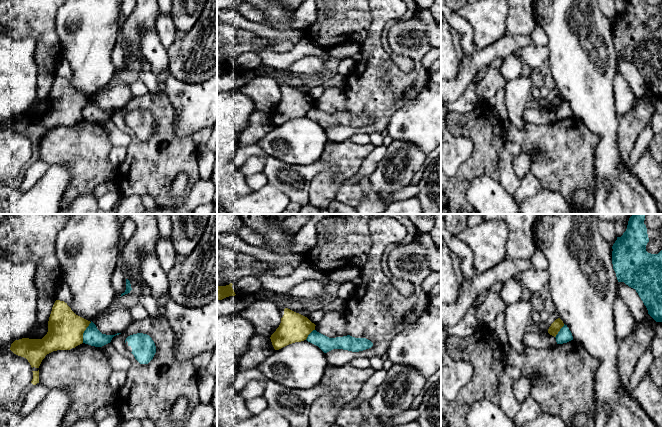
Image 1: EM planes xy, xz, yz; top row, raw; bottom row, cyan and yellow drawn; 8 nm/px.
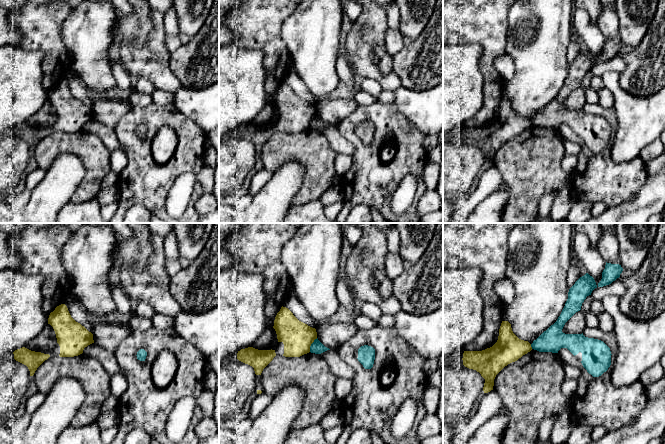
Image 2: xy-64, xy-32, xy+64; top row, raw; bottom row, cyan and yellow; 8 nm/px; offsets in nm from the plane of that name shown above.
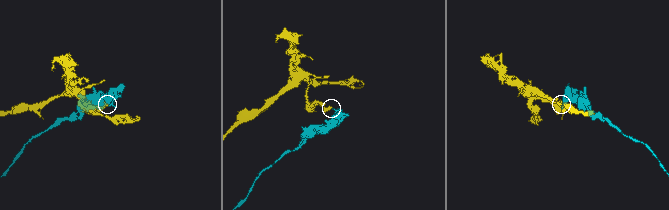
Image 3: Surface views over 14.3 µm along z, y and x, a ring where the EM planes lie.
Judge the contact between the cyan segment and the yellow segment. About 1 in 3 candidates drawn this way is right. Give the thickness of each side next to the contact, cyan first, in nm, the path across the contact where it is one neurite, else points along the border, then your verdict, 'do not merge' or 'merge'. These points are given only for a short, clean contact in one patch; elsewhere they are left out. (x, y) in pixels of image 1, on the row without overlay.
150/280 nm | along xy (91, 98), (83, 109), (82, 118) | do not merge

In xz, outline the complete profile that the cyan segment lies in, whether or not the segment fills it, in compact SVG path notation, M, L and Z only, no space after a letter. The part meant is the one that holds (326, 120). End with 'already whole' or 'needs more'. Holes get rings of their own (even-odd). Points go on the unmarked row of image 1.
M313 106L306 115L308 118L318 122L324 129L333 125L343 125L352 128L359 128L369 125L373 119L366 114L355 114L350 111L336 114L329 114L316 106Z; already whole

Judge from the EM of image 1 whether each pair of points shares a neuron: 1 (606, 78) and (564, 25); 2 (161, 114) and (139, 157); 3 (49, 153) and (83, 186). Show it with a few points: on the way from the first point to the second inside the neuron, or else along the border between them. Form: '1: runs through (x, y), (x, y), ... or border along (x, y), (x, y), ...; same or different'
1: runs through (592, 66), (581, 55), (580, 44), (576, 39); same
2: runs through (161, 125), (161, 134), (150, 146); same
3: runs through (61, 153), (64, 153), (83, 174); same

